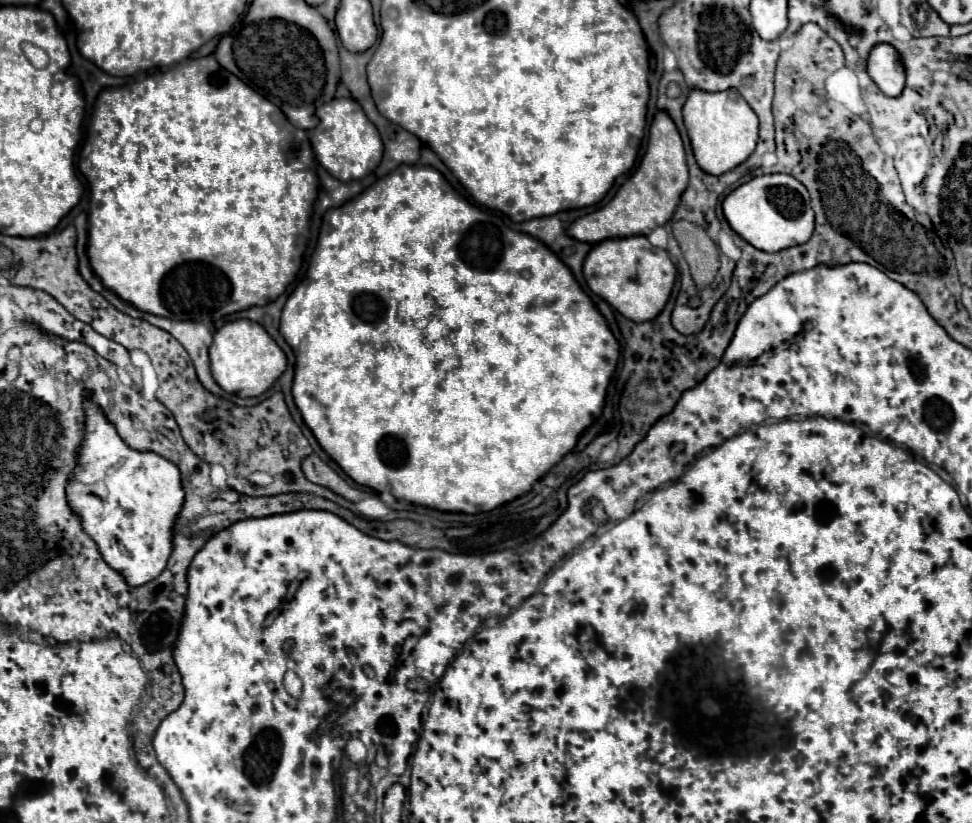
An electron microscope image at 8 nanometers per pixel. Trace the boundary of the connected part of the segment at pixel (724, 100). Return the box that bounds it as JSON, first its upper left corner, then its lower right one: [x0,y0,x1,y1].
[682,88,758,174]

